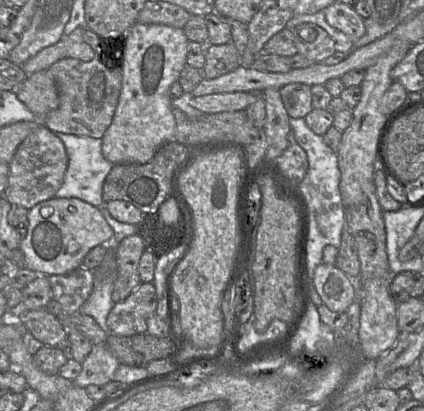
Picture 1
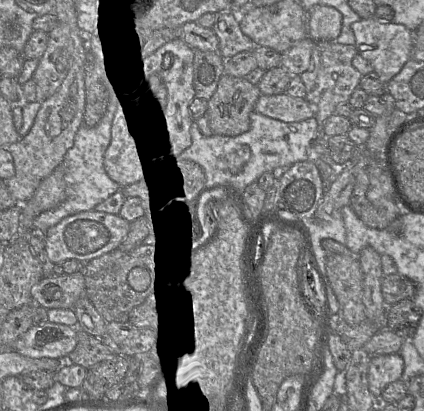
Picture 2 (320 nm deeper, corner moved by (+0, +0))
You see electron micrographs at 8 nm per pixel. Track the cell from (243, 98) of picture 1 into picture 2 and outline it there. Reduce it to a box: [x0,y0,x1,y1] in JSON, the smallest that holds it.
[254,94,314,122]

